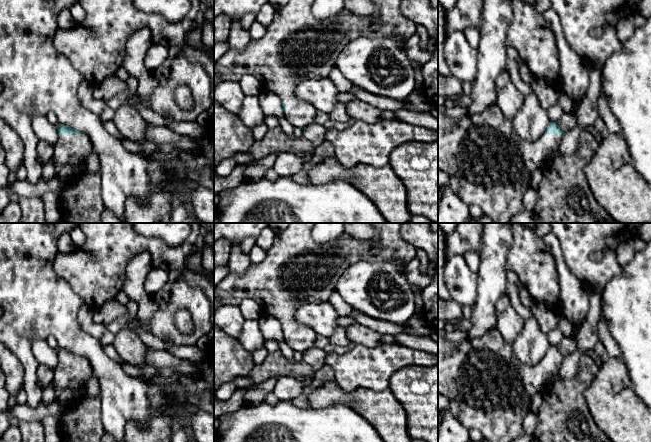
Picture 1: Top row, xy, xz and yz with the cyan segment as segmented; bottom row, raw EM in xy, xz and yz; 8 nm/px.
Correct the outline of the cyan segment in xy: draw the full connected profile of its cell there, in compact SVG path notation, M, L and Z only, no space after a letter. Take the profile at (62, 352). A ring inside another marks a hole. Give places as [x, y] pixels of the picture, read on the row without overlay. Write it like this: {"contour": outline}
{"contour": "M60 348L57 351L58 363L54 369L53 386L57 395L71 391L77 396L84 392L85 384L93 374L89 361L81 355Z"}

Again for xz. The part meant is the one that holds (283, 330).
{"contour": "M290 223L287 228L277 232L273 244L266 250L265 258L260 263L251 263L242 274L229 273L216 285L214 290L218 299L214 300L214 311L223 305L239 307L243 299L253 299L263 314L280 321L285 342L293 350L303 353L314 346L316 333L297 322L296 311L299 307L305 303L328 302L340 276L358 261L391 262L404 269L416 257L416 247L401 237L404 223L369 224L377 233L373 240L358 240L344 232L334 243L318 244L312 237L316 223ZM372 246L381 248L382 252L371 254L369 248Z"}

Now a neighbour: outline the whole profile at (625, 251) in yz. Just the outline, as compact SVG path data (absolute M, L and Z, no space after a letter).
M630 239L621 243L616 249L616 258L623 267L634 257L635 253L645 246L646 242Z

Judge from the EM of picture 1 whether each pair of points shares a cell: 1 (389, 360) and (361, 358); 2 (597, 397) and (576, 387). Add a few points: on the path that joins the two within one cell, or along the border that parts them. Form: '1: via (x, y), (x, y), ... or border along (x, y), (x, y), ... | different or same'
1: via (382, 360), (368, 360) | same
2: border along (597, 371), (584, 393), (590, 414) | different

